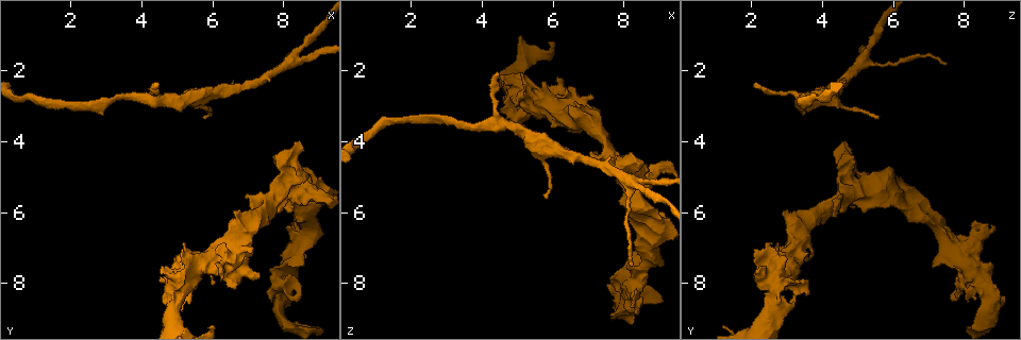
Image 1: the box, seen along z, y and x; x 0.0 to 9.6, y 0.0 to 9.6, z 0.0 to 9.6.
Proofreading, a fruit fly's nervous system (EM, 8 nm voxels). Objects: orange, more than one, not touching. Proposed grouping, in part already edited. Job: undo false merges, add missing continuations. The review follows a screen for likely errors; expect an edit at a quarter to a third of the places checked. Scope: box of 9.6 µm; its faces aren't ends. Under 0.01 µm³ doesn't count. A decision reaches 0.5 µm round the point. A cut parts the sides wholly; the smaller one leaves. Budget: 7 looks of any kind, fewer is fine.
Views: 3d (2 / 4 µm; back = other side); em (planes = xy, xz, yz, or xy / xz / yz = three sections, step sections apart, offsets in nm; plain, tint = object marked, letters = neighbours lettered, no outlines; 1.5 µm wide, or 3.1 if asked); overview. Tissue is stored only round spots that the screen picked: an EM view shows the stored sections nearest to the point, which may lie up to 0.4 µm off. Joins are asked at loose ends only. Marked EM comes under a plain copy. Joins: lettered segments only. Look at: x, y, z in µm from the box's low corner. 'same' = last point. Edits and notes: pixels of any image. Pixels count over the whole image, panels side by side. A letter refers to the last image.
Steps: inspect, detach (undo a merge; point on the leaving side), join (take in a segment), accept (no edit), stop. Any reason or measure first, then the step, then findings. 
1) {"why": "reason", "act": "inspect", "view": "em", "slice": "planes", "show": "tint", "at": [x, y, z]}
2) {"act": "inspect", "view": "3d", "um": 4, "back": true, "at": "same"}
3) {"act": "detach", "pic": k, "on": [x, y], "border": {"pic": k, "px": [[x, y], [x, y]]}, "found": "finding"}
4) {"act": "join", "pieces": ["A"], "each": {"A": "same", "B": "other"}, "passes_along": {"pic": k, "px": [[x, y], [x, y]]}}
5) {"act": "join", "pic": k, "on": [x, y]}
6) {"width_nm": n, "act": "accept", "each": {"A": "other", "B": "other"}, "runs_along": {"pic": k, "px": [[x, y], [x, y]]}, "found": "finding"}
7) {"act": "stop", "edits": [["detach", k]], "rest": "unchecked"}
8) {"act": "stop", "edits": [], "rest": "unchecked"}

{"why": "free end", "act": "inspect", "view": "em", "slice": "planes", "show": "letters", "at": [8.35, 6.35, 8.40]}

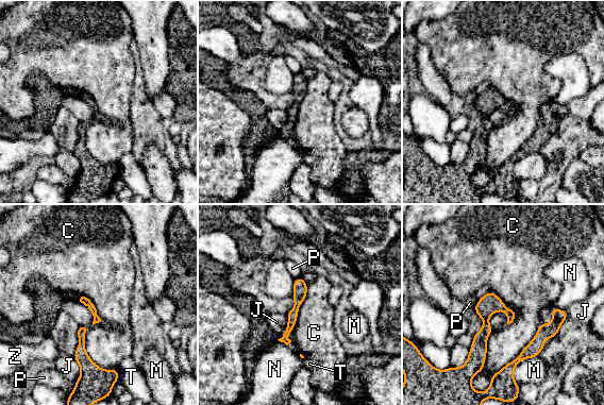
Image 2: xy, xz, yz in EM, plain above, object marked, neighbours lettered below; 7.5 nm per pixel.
{"longest_contact_nm": ["C", 600], "act": "accept", "each": {"C": "other", "J": "other", "M": "other", "N": "other", "P": "other", "T": "other", "Z": "other"}, "found": "none of them fits"}

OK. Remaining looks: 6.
{"why": "thick end", "act": "inspect", "view": "3d", "um": 4, "back": true, "at": [6.70, 7.15, 3.65]}

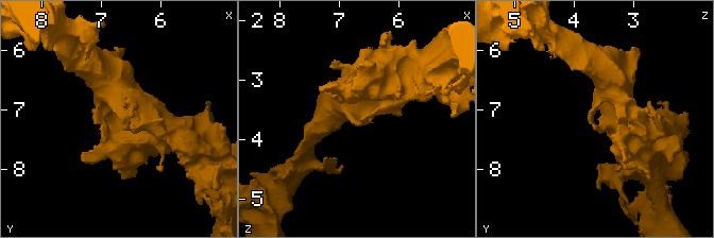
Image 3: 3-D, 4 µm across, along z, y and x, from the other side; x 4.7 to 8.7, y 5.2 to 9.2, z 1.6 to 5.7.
{"why": "now the EM", "act": "inspect", "view": "em", "slice": "yz", "step": 8, "show": "letters", "at": [6.65, 7.25, 3.75]}

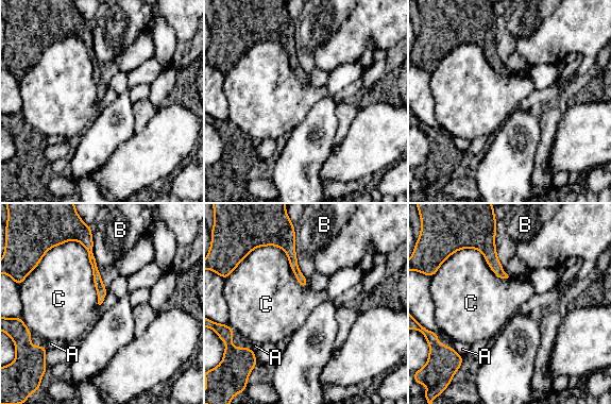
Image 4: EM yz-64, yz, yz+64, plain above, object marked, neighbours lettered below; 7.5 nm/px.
{"act": "inspect", "view": "em", "slice": "xz", "step": 8, "show": "letters", "at": "same"}

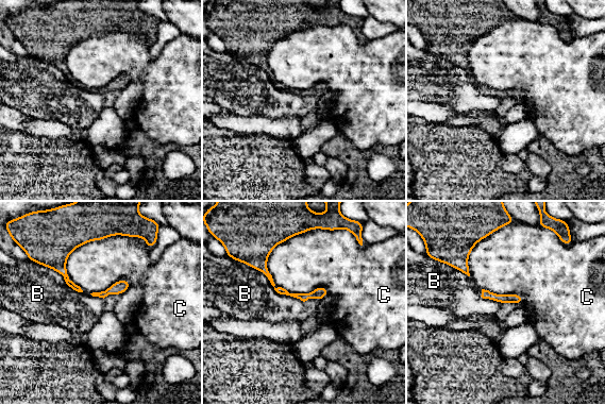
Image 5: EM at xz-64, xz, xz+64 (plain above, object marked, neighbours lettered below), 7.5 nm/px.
{"act": "accept", "each": {"B": "other", "C": "other"}, "found": "none of them fits"}

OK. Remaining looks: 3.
{"why": "stops while still wide", "act": "inspect", "view": "em", "slice": "planes", "show": "letters", "at": [5.10, 8.70, 3.15]}

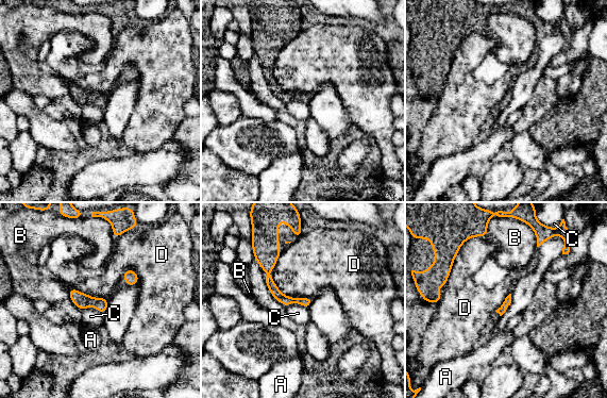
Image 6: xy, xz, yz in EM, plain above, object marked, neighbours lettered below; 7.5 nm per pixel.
{"act": "accept", "each": {"A": "other", "B": "other", "C": "other", "D": "other"}, "found": "none of them fits"}

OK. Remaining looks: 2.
{"act": "stop", "edits": [], "rest": "unchecked"}

